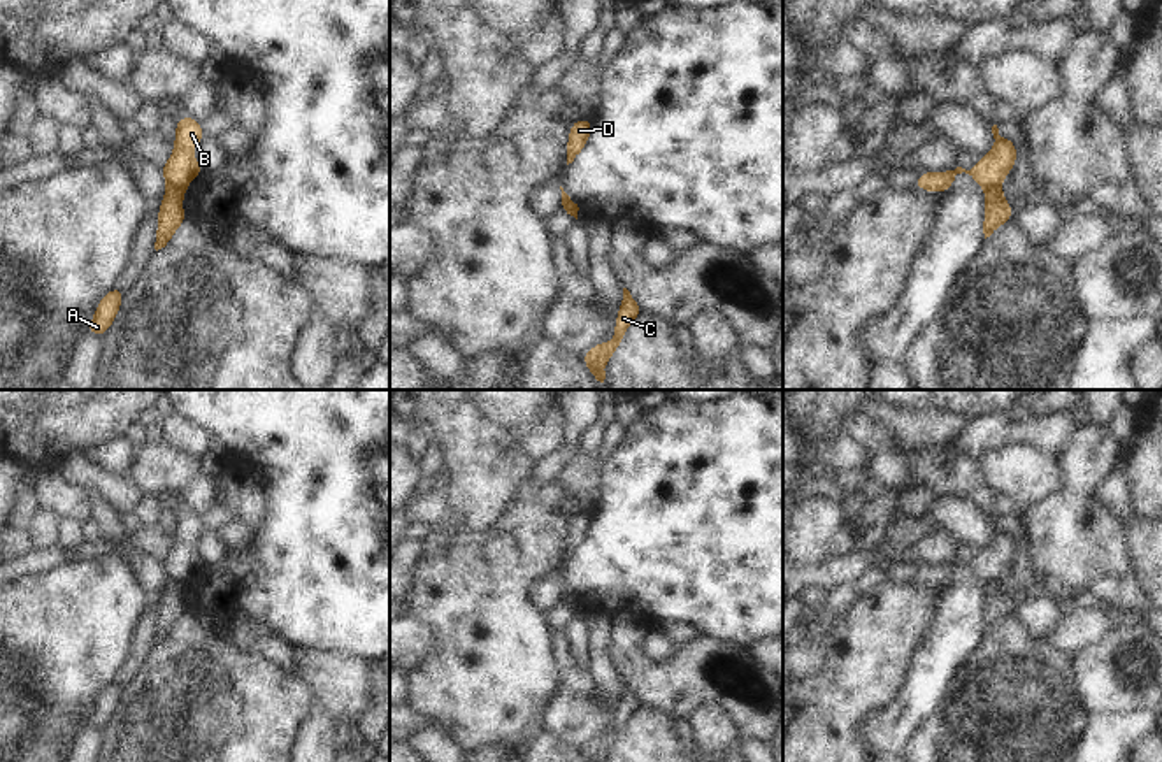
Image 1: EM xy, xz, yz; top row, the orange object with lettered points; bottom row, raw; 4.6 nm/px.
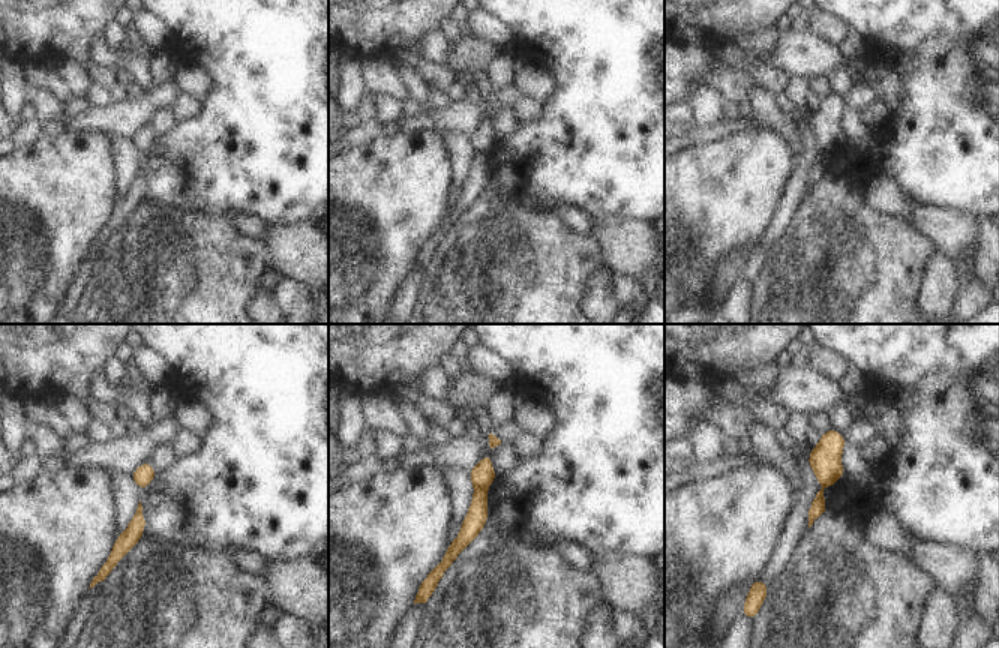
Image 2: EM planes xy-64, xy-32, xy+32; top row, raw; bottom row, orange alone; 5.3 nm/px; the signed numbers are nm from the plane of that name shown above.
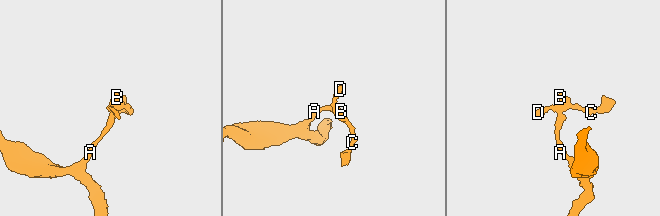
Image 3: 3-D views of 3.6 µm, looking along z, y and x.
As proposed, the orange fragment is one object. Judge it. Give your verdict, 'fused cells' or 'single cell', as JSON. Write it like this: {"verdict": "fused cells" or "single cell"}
{"verdict": "fused cells"}

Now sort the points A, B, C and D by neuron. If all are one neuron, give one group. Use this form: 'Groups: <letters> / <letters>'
Groups: A / B C D

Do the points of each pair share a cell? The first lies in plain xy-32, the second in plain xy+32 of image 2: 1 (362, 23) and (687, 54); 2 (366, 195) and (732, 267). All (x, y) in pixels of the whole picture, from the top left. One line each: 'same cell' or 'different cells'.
1: different cells
2: different cells

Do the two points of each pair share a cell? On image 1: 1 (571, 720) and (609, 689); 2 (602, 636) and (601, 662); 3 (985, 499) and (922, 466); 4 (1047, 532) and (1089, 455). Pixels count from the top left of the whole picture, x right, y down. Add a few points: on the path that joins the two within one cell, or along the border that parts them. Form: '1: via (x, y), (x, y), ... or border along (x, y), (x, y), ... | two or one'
1: border along (590, 666), (609, 711), (606, 733) | two
2: via (601, 643), (601, 655) | one
3: via (969, 483), (959, 473), (938, 469) | one
4: border along (1064, 488), (1075, 494), (1094, 496) | two

